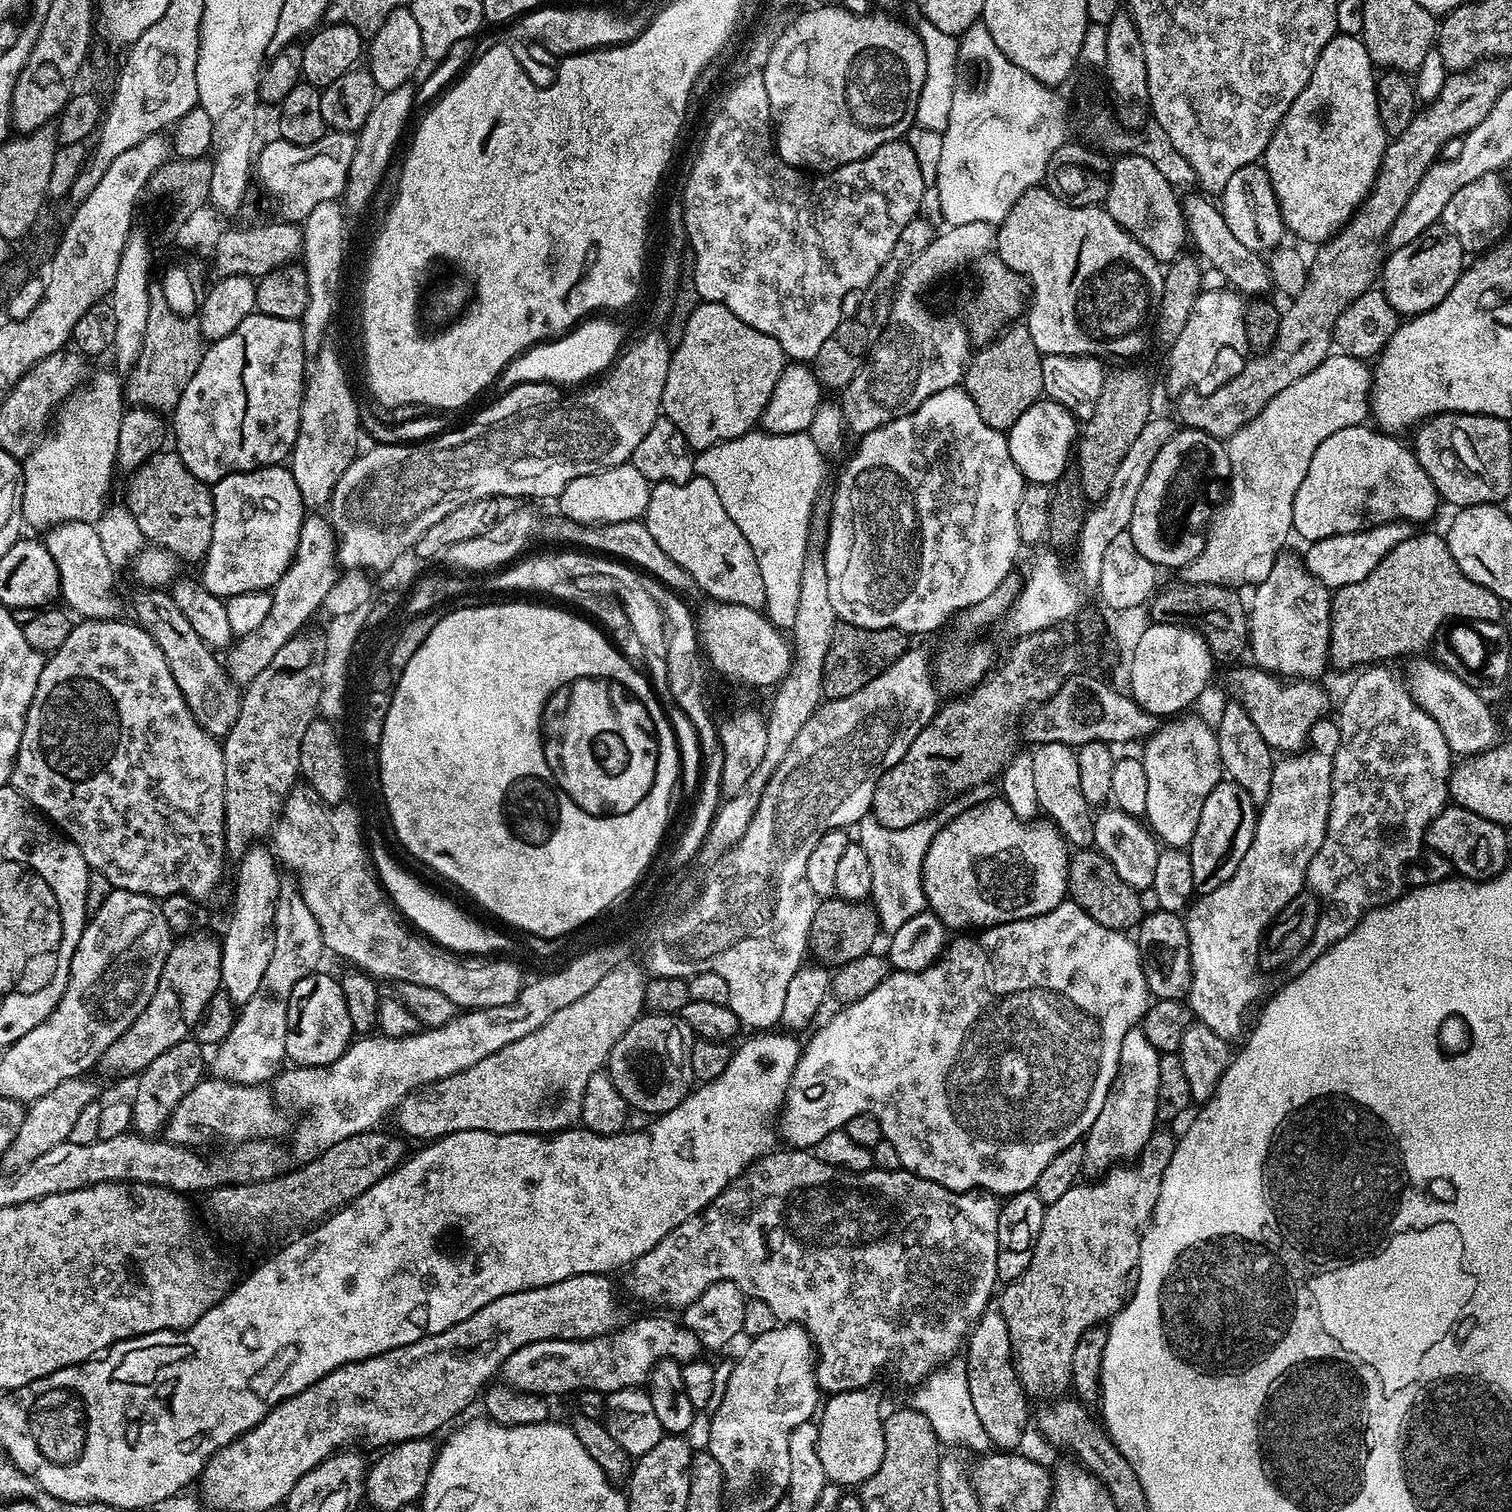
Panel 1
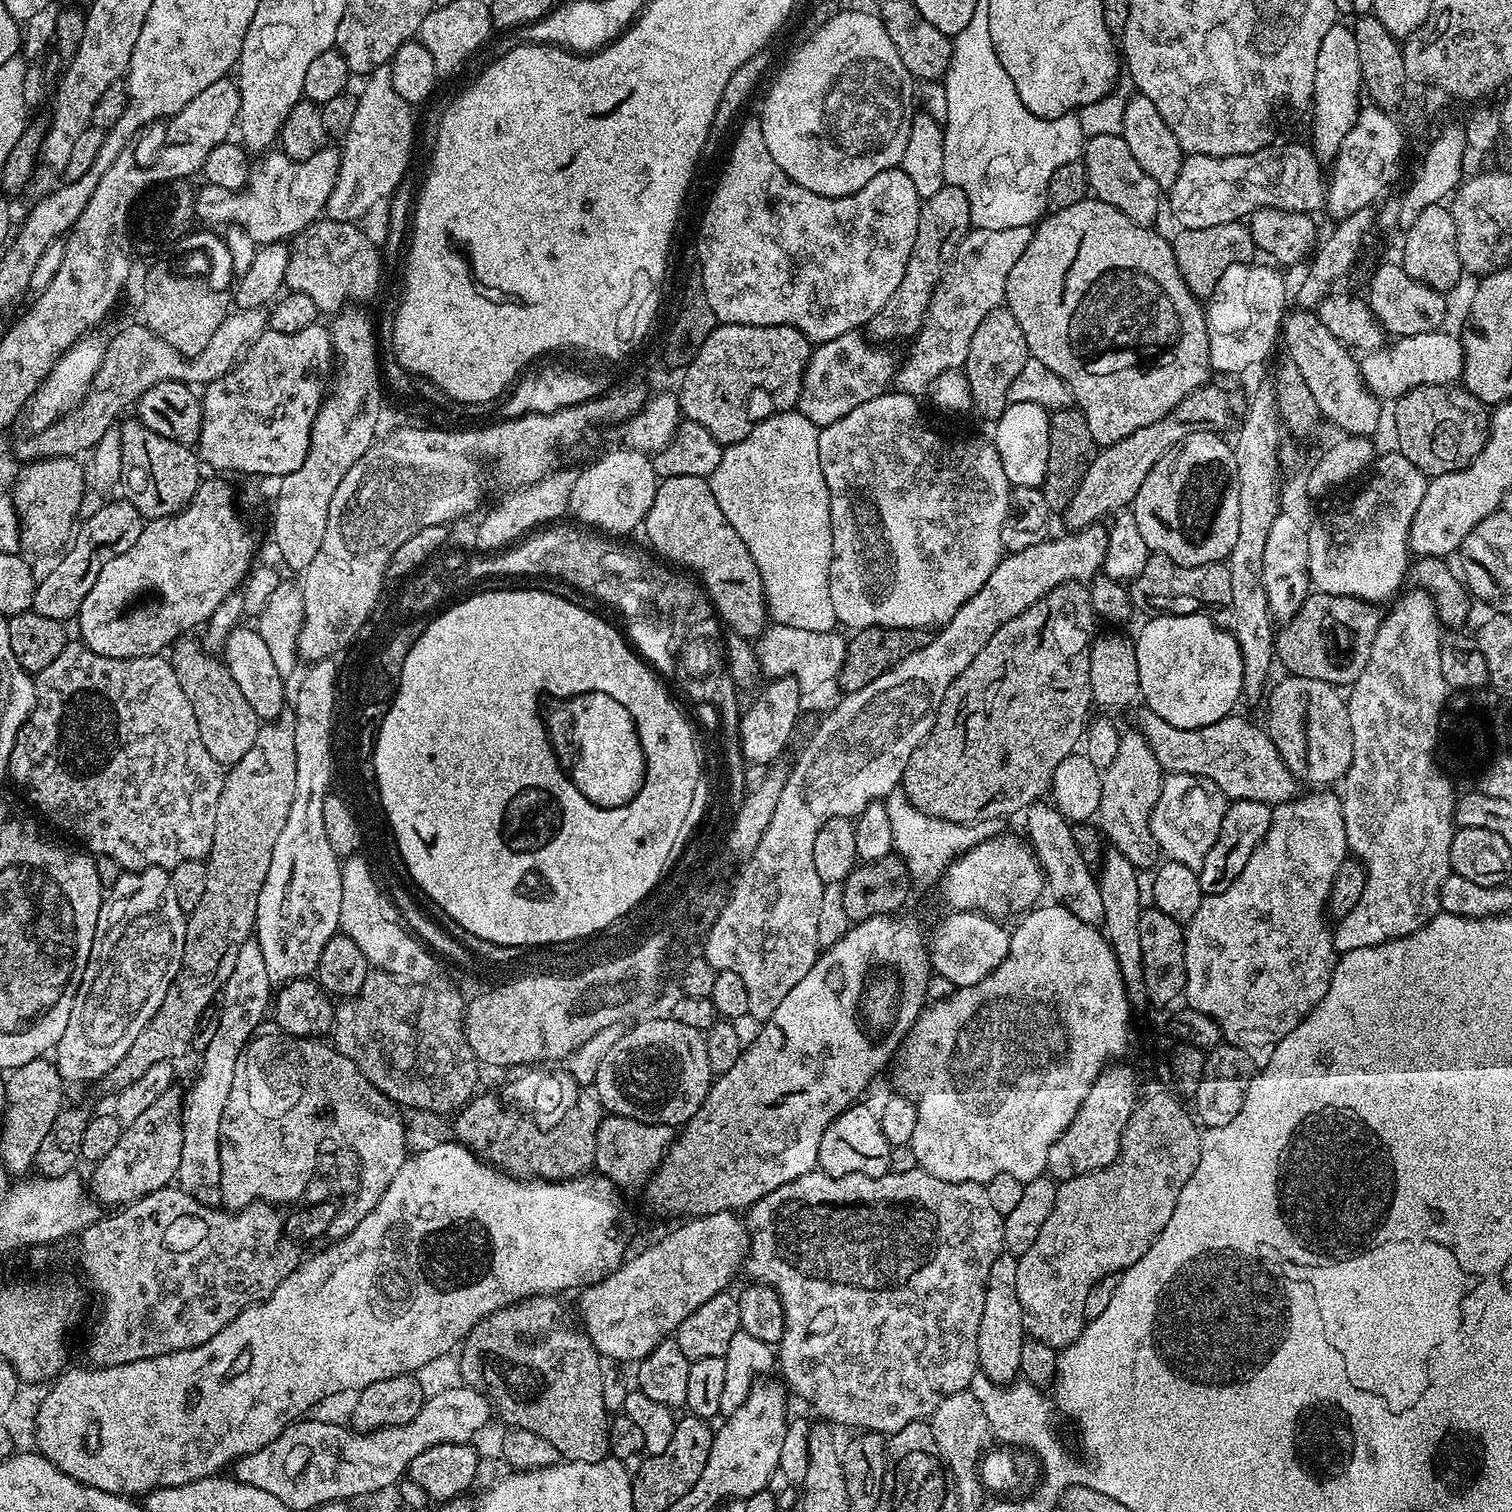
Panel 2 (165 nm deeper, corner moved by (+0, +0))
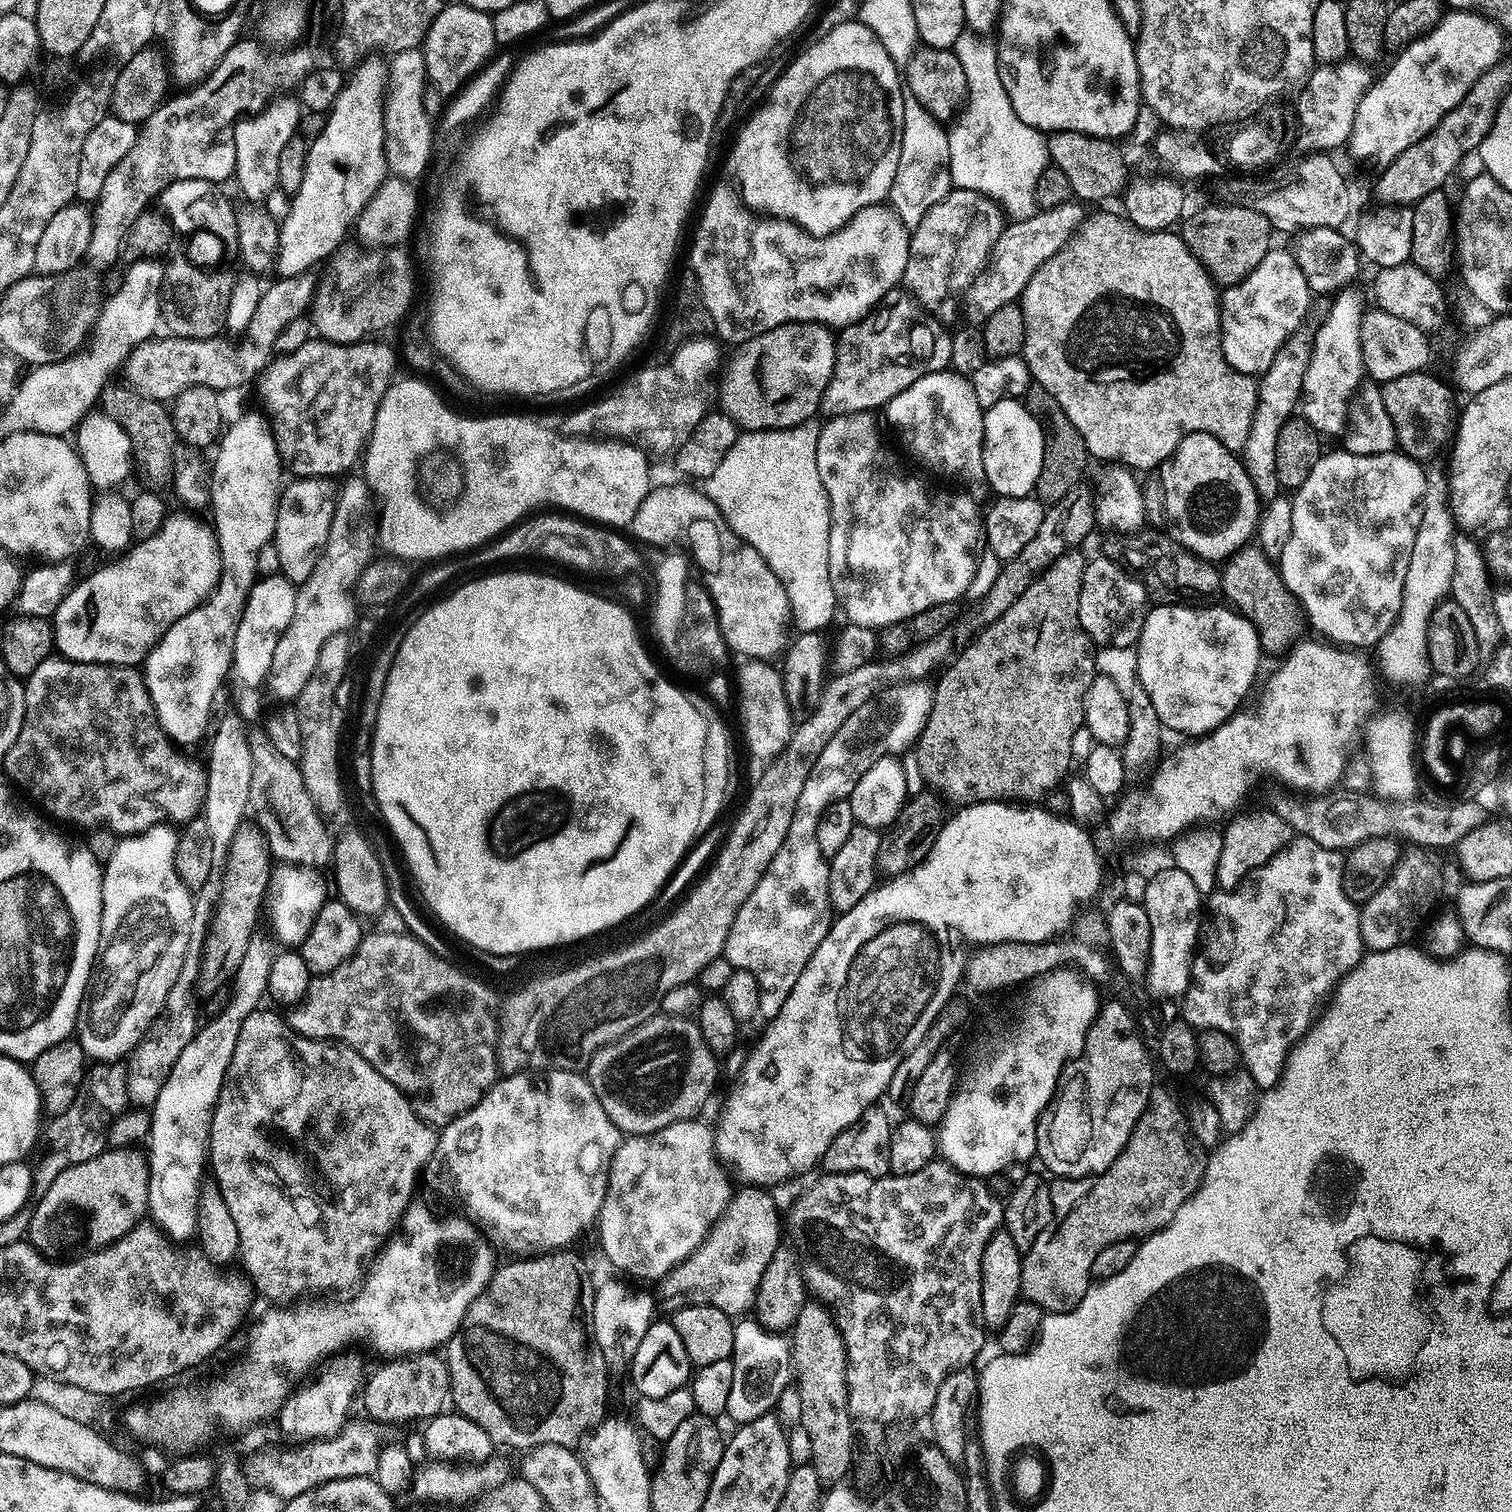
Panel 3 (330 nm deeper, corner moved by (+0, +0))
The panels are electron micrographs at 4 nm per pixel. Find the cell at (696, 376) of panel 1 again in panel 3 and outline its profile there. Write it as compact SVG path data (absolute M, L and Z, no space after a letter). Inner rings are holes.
M802 322L783 324L758 334L735 349L732 361L727 361L719 386L718 400L722 411L736 423L737 429L746 432L765 432L779 428L793 428L813 419L820 412L822 394L834 374L836 361L836 336L827 324Z

